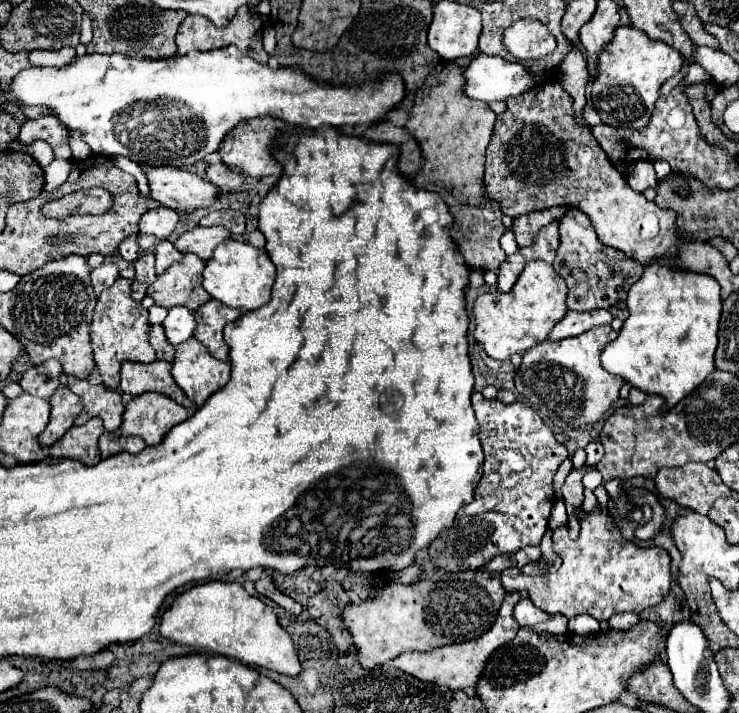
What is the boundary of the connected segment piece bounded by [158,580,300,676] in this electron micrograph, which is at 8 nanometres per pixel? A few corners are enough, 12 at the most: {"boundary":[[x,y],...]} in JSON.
{"boundary":[[240,582],[184,590],[166,640],[300,672],[290,634]]}

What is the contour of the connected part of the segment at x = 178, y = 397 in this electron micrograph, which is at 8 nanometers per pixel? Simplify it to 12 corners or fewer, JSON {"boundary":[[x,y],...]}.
{"boundary":[[166,360],[122,362],[120,390],[160,392],[186,408]]}

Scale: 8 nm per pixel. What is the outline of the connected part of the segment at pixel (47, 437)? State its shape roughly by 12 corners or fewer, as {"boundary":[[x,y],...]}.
{"boundary":[[68,386],[50,398],[52,416],[38,436],[50,448],[82,412],[82,400]]}

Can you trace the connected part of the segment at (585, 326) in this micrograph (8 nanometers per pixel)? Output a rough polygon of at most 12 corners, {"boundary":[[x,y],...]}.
{"boundary":[[568,310],[548,340],[578,336],[594,326],[610,324],[612,314]]}

